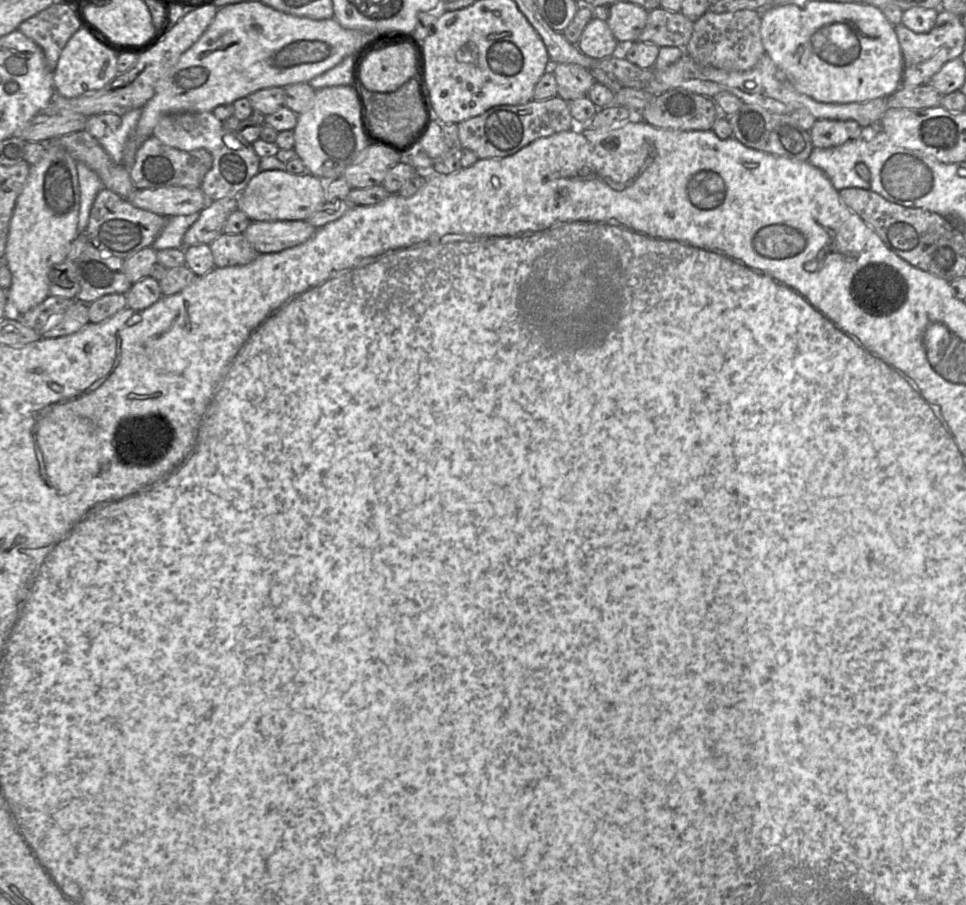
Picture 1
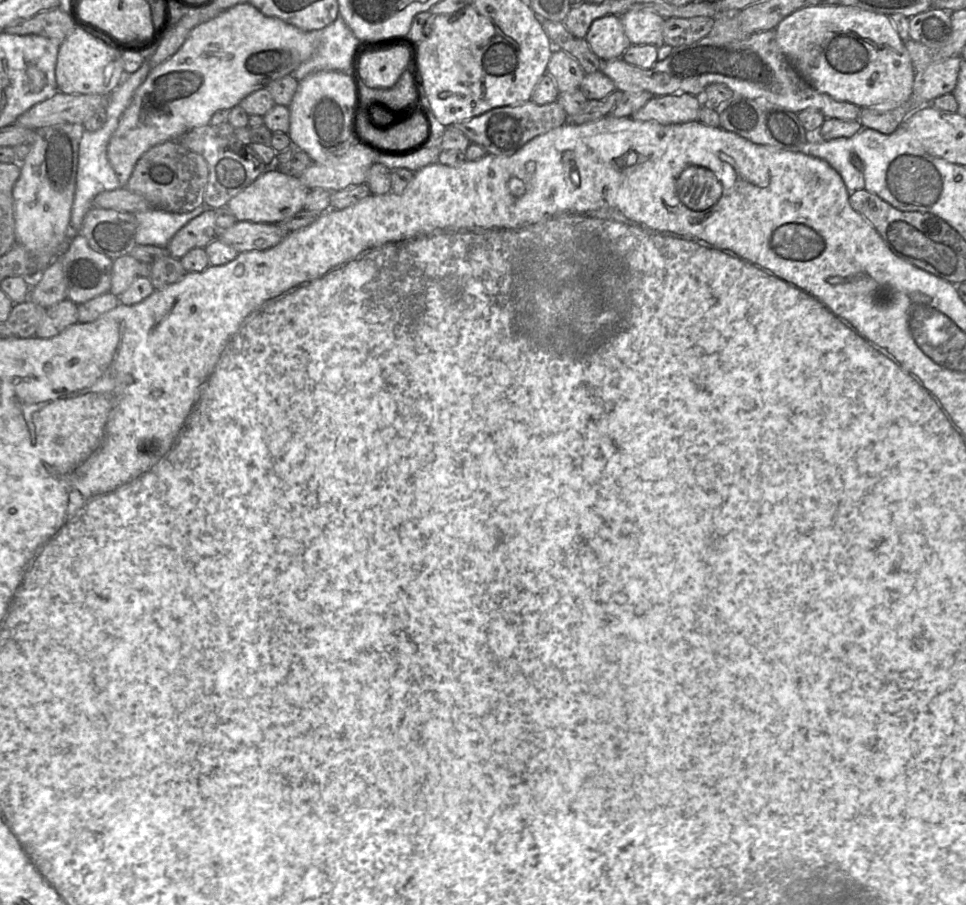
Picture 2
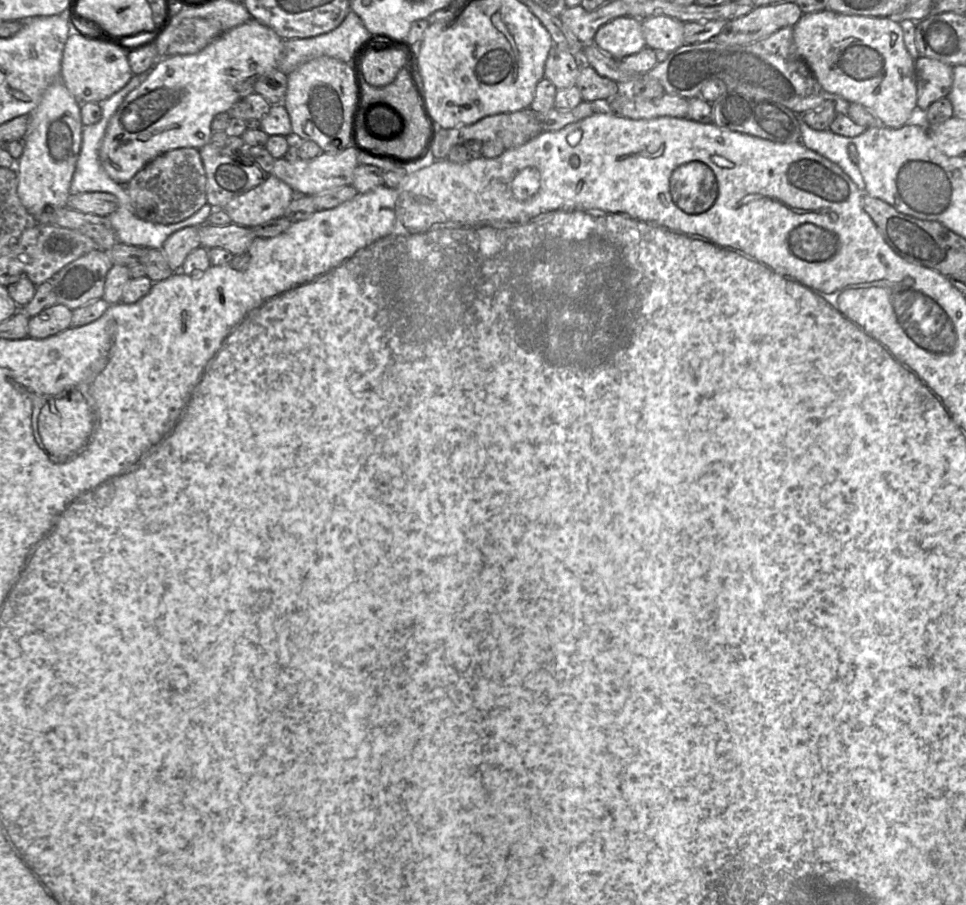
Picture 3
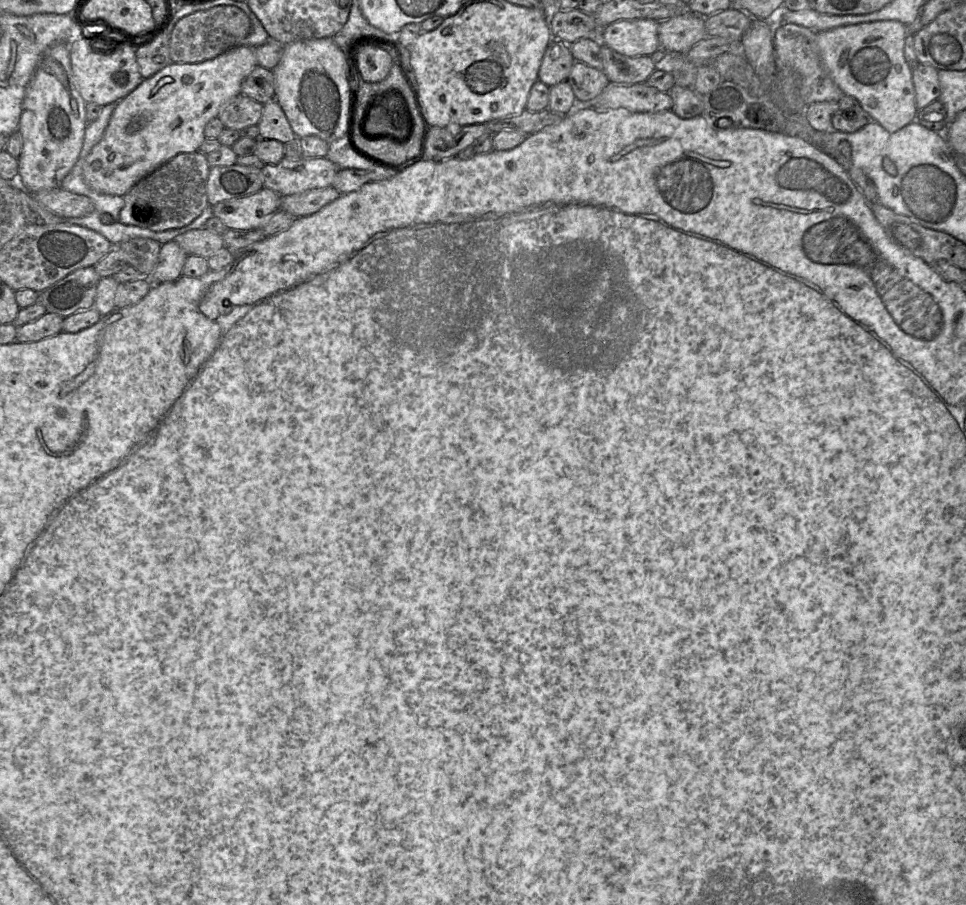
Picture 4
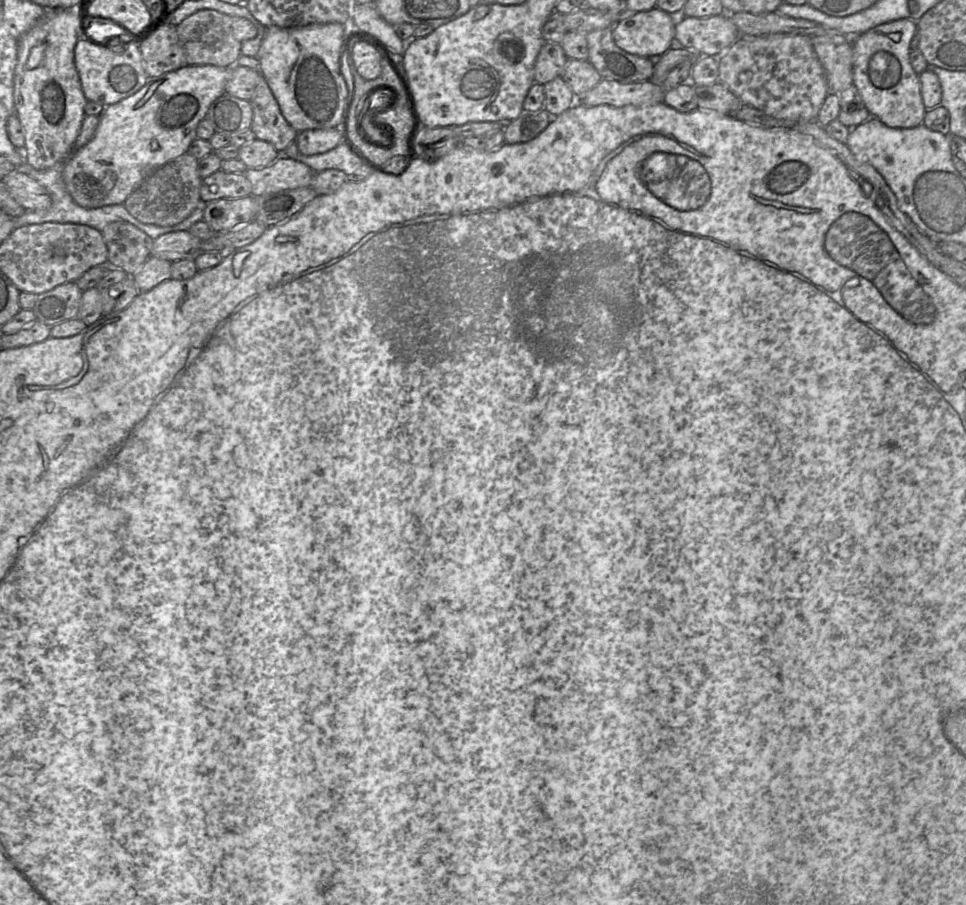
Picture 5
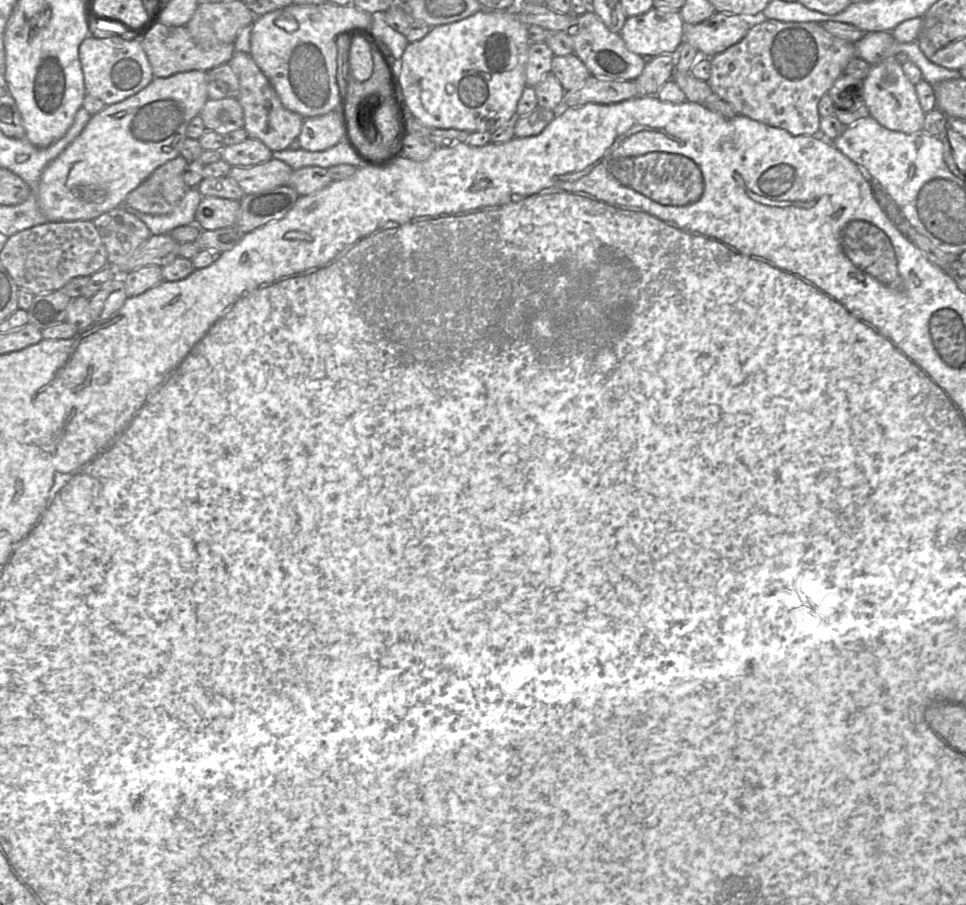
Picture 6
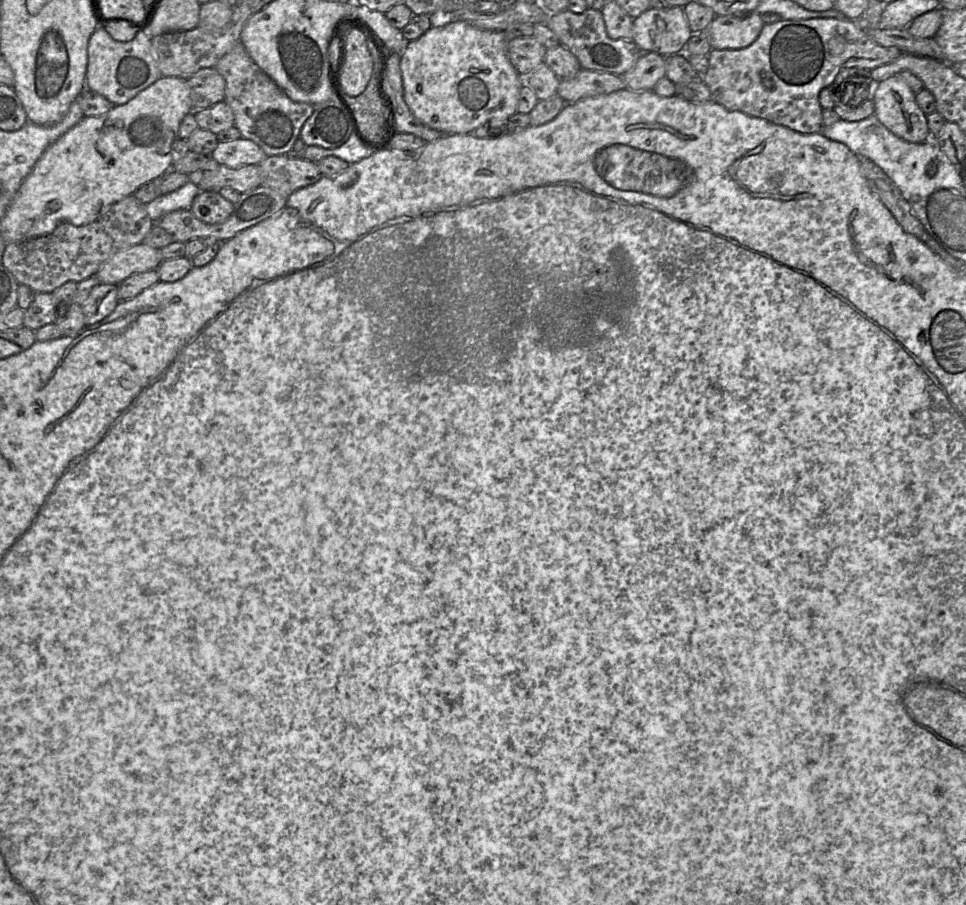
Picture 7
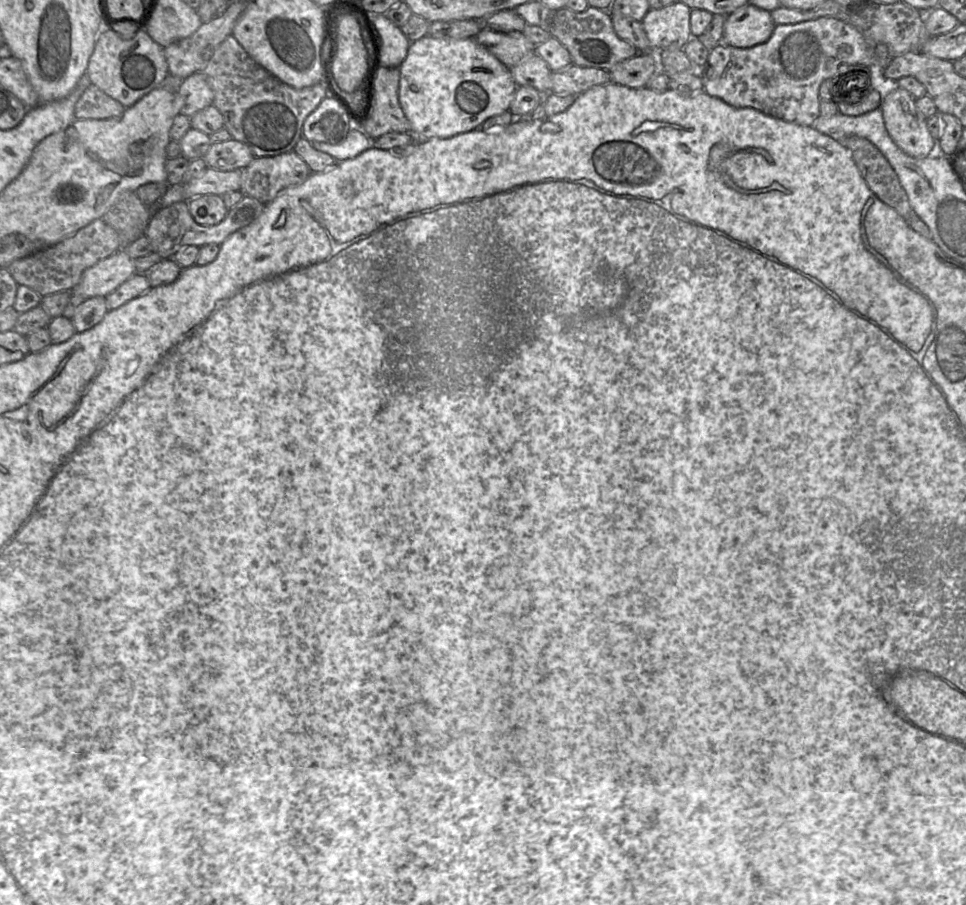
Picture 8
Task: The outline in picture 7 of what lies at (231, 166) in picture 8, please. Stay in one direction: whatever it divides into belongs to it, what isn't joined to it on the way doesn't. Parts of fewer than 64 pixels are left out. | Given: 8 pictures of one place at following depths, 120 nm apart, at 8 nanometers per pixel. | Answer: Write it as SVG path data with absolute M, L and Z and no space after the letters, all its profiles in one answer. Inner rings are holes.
M240 137L228 142L219 142L211 157L220 165L236 169L259 164L268 156L252 140Z

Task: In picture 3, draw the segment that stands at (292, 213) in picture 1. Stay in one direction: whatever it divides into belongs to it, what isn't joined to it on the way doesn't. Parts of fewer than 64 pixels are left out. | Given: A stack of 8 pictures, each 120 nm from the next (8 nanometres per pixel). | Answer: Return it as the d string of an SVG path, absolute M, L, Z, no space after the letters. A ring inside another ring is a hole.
M269 175L263 183L233 198L222 209L230 216L233 223L244 227L256 227L283 217L295 197L294 190L288 184L274 175Z

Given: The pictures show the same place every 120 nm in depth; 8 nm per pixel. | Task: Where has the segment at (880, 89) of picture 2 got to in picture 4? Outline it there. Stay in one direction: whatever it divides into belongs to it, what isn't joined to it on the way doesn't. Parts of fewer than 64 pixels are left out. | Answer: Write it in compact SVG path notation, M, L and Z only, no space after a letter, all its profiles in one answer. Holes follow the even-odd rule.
M896 20L852 24L817 33L827 71L844 95L855 98L872 121L894 133L917 118L913 69L904 55L907 26Z

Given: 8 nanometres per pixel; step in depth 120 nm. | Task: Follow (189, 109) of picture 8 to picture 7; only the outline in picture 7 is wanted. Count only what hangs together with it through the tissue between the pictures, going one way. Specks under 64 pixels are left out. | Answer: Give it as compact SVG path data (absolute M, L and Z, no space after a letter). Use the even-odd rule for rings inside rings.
M215 67L200 69L188 80L192 111L199 111L224 101L225 80Z

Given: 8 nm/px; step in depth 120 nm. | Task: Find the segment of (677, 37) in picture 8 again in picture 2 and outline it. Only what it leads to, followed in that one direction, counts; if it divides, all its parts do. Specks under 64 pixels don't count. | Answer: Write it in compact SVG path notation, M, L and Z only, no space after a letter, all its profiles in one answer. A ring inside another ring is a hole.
M615 15L594 20L584 39L601 61L621 58L632 45L624 32L620 17Z

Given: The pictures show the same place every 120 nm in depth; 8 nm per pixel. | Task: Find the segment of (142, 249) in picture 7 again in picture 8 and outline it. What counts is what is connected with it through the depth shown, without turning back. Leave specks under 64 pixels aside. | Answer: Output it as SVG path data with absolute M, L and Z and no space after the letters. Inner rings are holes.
M120 249L85 270L71 292L77 292L84 299L106 297L136 273L135 259Z

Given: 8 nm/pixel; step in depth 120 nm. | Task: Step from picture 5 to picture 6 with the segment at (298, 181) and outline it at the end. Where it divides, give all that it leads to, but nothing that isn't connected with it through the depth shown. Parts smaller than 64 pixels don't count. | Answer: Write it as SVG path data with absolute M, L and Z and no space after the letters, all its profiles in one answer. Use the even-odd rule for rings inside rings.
M272 158L254 166L232 166L228 176L248 195L289 184L293 171L285 162Z

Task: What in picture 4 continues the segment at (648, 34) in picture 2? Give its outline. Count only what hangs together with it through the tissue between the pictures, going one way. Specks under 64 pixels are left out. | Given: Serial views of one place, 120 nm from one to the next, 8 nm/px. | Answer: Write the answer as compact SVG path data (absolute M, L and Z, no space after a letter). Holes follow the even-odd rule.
M687 10L659 22L660 48L667 53L685 53L707 37L705 17Z

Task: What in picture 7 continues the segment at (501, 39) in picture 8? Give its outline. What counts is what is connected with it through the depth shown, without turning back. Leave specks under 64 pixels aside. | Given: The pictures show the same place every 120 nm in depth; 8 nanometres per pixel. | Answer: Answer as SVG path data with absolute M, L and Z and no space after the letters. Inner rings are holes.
M533 36L508 40L508 57L522 77L545 63L546 50L546 47Z

